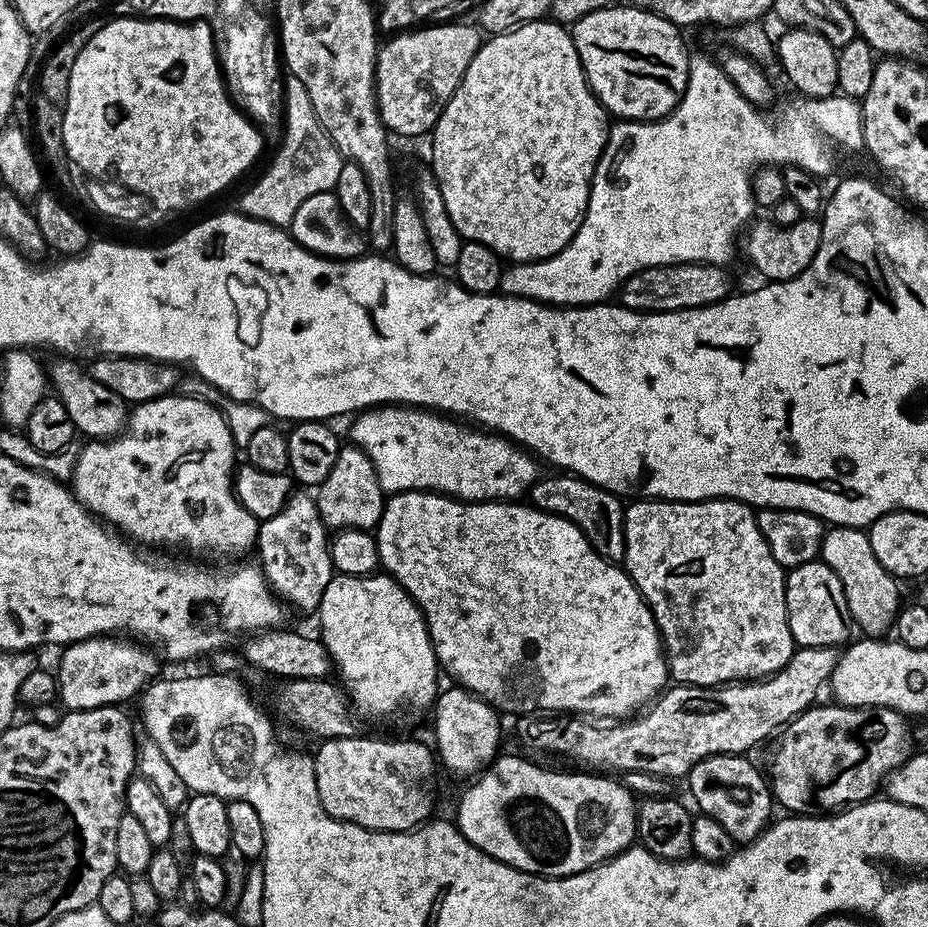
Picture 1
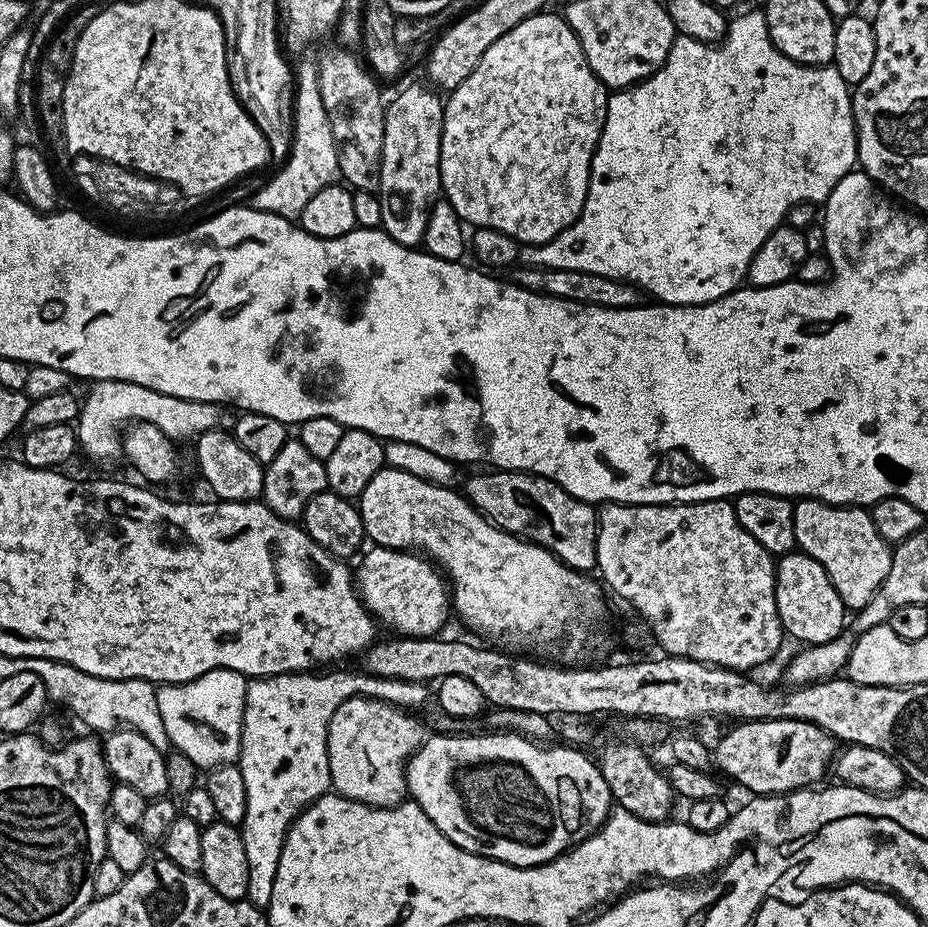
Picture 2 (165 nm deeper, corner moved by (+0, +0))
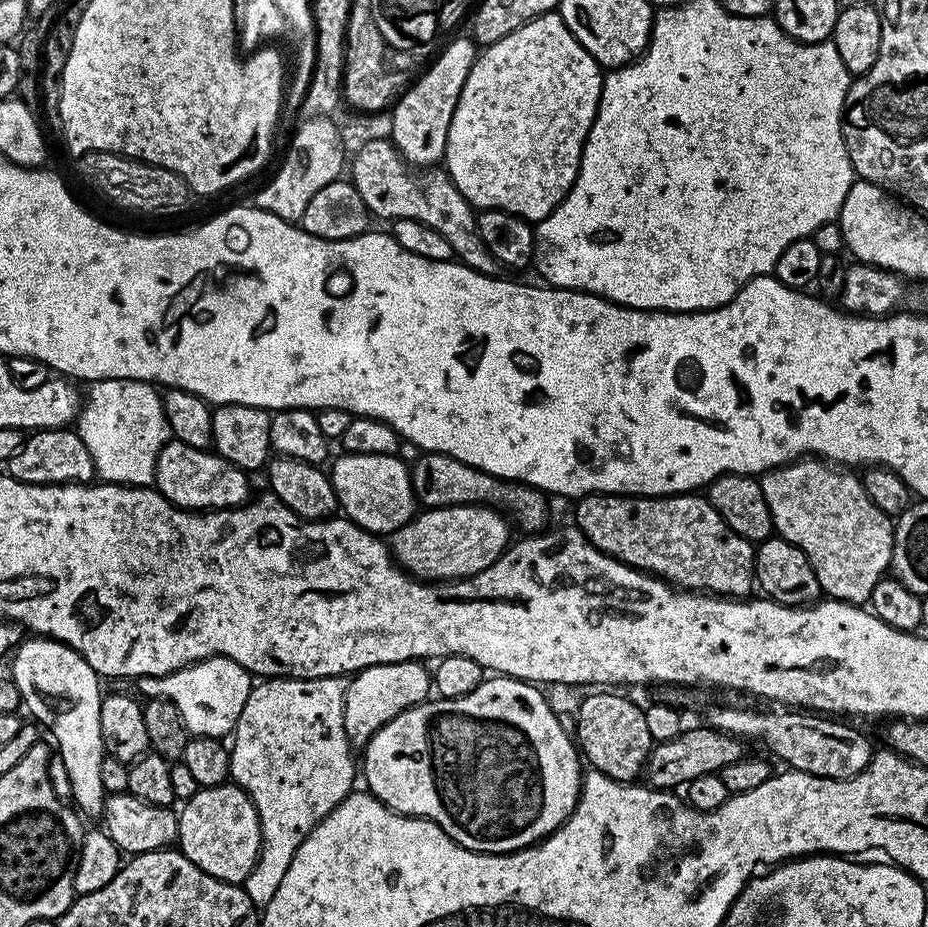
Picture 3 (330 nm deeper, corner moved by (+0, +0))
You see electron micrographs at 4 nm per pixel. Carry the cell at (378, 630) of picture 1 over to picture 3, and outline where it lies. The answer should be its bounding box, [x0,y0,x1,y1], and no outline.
[390,504,510,582]

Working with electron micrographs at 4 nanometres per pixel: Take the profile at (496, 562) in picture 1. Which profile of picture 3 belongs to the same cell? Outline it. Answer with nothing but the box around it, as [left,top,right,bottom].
[330,452,418,534]

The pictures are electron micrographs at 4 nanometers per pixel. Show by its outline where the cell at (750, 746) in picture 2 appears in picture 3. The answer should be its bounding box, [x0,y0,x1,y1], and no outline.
[643,726,745,790]

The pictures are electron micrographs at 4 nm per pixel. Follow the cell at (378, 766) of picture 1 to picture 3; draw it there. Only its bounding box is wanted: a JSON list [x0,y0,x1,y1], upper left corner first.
[344,660,433,750]

